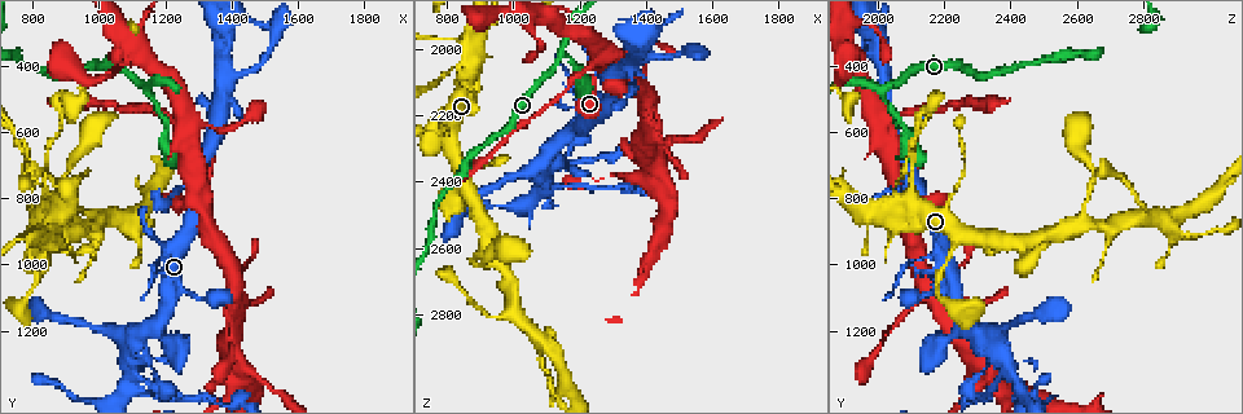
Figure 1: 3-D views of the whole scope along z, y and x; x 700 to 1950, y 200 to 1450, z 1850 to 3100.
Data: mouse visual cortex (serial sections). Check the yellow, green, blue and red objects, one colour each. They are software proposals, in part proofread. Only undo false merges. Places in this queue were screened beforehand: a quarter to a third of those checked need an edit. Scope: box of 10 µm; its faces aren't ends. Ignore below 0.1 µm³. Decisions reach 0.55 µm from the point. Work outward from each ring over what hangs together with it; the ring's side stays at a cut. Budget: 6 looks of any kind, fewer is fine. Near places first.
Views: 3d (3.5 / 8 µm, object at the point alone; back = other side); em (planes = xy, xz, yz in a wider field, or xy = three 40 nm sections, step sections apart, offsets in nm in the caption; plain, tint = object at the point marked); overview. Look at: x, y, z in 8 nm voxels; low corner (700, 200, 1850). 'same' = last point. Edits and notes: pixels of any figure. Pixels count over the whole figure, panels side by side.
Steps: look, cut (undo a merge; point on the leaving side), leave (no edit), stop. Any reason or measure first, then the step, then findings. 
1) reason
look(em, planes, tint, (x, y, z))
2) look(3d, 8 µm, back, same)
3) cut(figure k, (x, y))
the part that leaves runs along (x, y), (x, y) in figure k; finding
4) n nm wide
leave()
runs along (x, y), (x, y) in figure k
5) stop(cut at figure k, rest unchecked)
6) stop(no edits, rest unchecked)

three-way junction
look(3d, 3.5 µm, (830, 790, 2050))

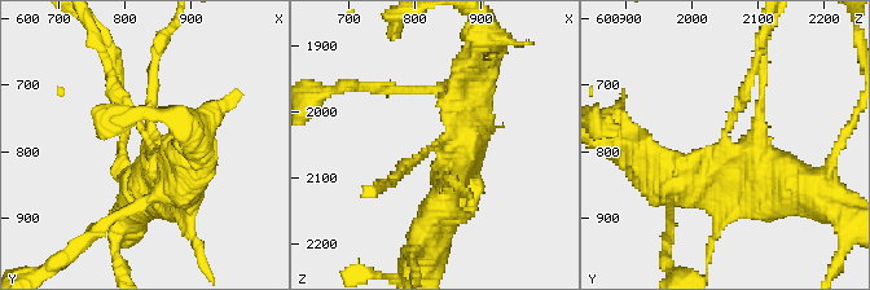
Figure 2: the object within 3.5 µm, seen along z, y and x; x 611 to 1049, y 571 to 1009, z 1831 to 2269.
look(em, xy, step 3, tint, (835, 800, 2060))

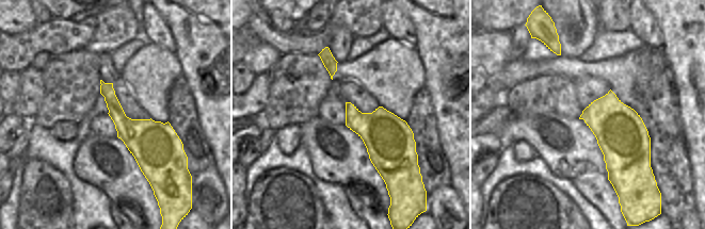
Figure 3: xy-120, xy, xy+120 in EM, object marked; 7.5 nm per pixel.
cut(figure 2, (113, 97))
the part that leaves runs along (726, 130), (763, 49), (763, 34) in figure 2; a second cell is stuck on

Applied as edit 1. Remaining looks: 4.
arms part here
look(3d, 8 µm, (1080, 860, 2870))

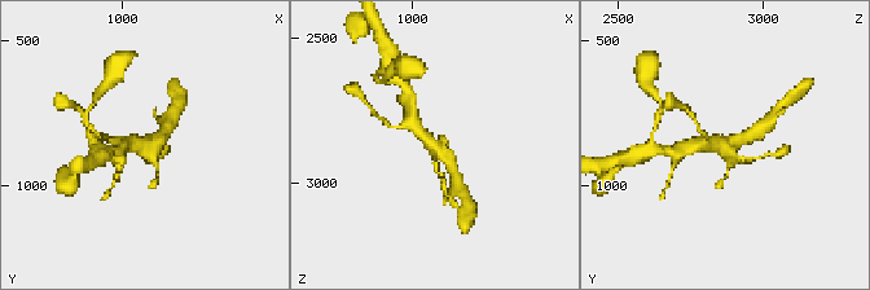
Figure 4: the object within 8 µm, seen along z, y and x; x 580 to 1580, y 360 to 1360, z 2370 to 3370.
look(3d, 3.5 µm, back, same)

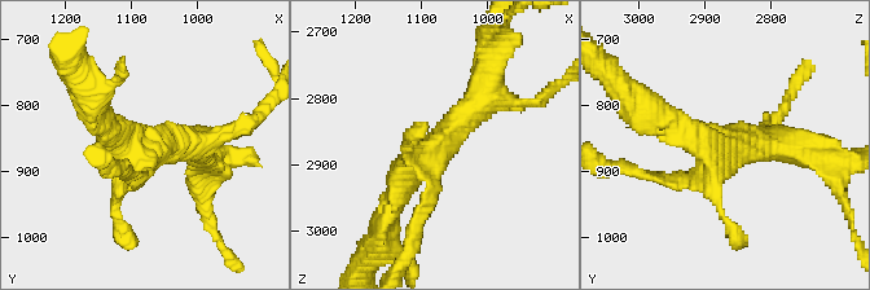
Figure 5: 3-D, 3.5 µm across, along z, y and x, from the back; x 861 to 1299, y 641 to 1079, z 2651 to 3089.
leave()
runs along (486, 80), (390, 209) in figure 5; all the same cell

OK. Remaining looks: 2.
arms part here
look(3d, 3.5 µm, (1150, 470, 2030))

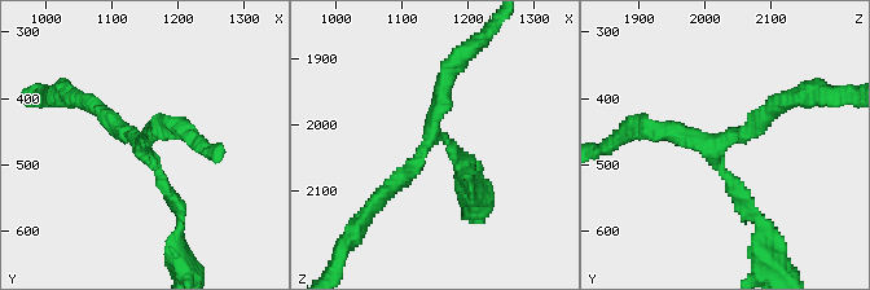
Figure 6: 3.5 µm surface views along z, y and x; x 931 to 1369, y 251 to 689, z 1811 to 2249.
3 arms; arms of 200, 200, 200 nm
look(em, xy, step 2, tint, (1140, 470, 2020))

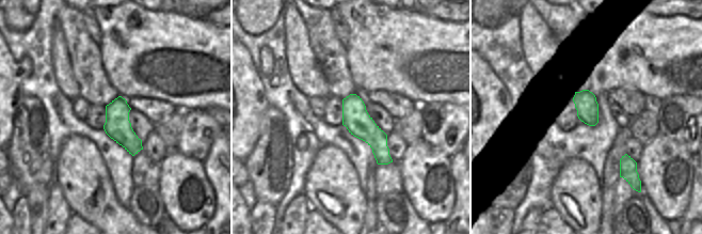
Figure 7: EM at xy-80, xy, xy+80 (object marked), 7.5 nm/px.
leave()
continuous, no second cell

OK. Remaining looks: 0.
stop(cut at figure 2, rest unchecked)

